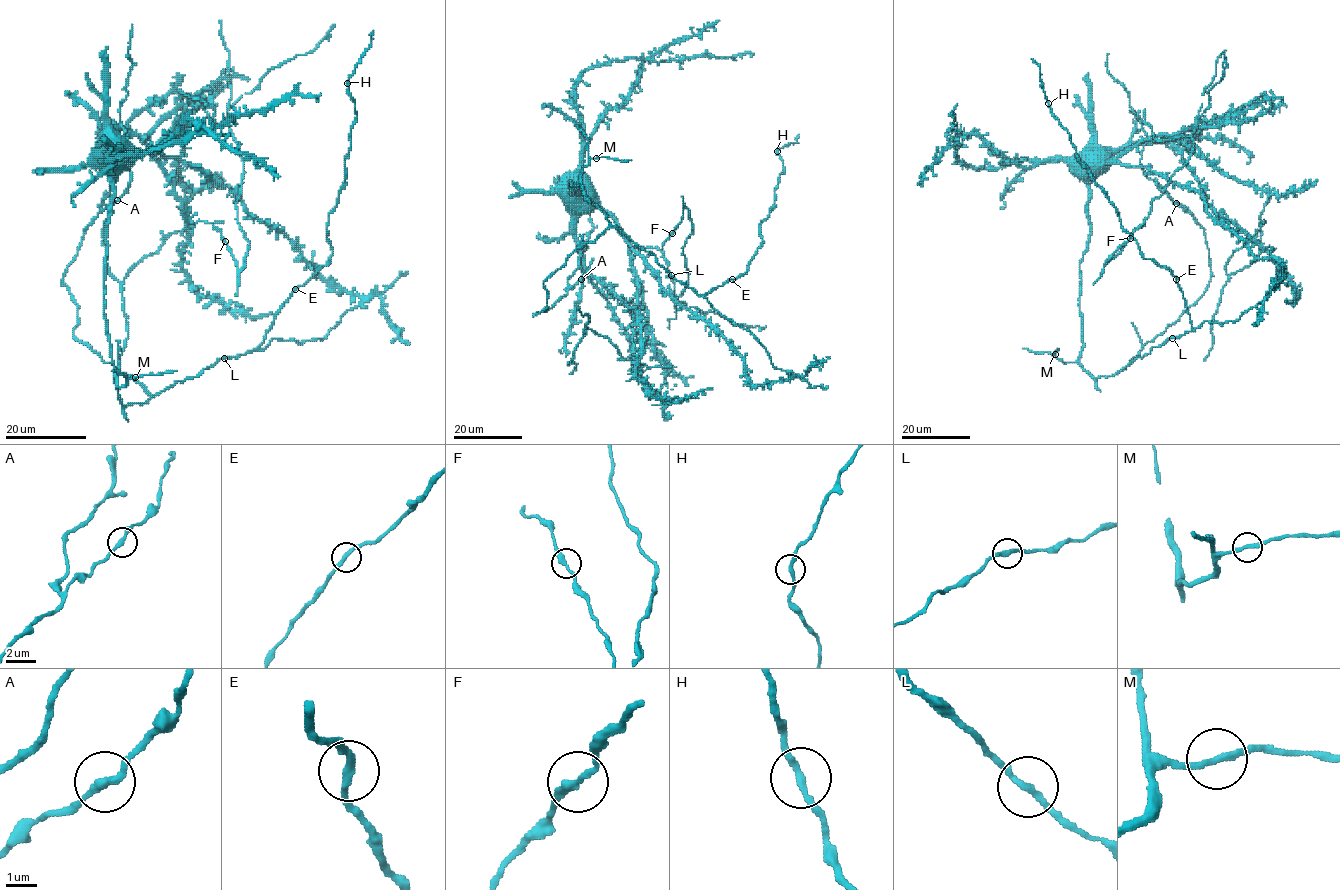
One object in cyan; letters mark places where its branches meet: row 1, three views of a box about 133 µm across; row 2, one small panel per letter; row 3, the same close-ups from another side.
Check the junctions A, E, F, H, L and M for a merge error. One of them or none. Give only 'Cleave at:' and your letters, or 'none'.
Cleave at: none

